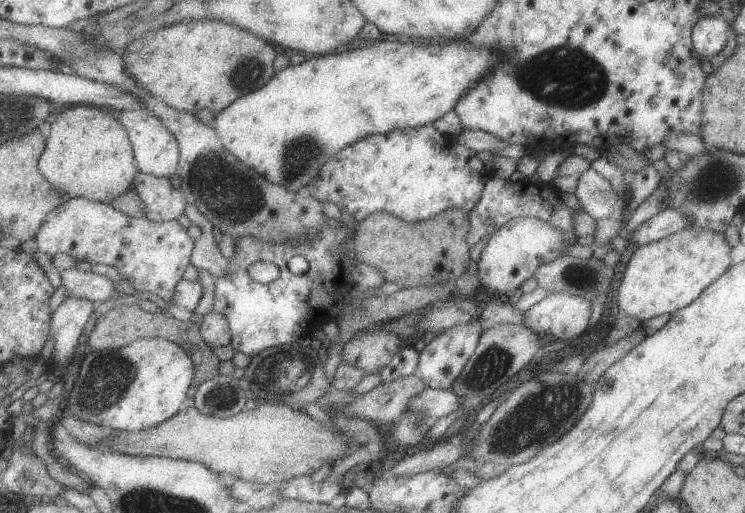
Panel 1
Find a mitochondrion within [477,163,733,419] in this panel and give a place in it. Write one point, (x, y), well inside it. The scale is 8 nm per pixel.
(577, 277)

